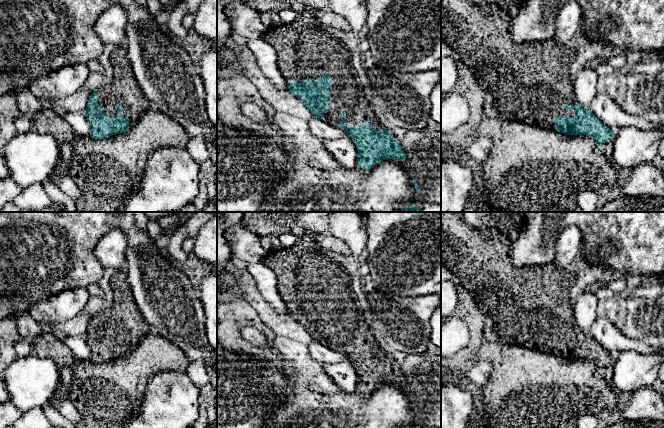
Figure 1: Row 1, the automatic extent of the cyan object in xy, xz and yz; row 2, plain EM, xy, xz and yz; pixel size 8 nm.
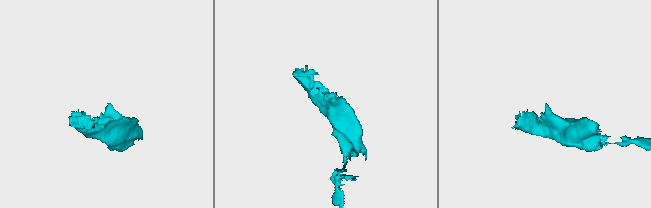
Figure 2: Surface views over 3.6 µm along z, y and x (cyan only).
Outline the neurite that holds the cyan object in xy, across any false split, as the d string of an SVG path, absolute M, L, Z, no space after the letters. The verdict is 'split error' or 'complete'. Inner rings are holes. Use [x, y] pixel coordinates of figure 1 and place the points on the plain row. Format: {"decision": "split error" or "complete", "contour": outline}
{"decision": "split error", "contour": "M116 271L110 280L110 285L114 292L112 306L94 314L84 337L91 351L90 361L92 363L104 363L131 354L138 347L141 338L152 330L135 302L126 272Z"}

